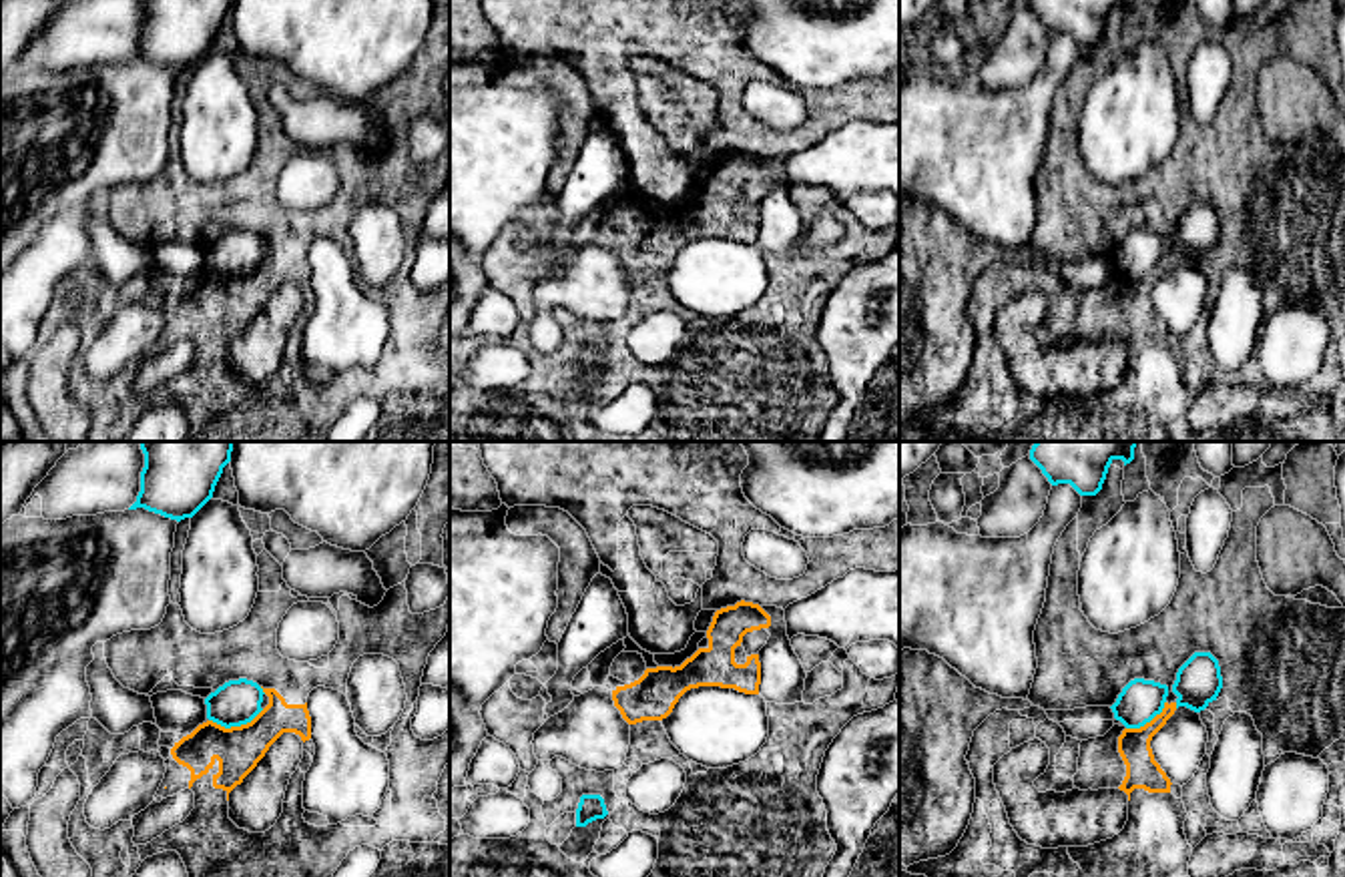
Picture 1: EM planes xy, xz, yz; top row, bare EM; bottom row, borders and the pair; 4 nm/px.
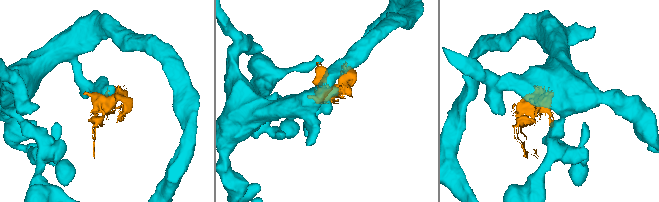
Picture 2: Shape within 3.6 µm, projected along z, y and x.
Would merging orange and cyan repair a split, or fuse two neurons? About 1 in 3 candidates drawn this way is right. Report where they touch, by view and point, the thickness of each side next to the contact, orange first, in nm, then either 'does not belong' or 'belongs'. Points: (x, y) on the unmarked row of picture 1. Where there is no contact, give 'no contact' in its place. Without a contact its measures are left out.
contact xy (235, 277); calibres 190 and 180 nm; does not belong

